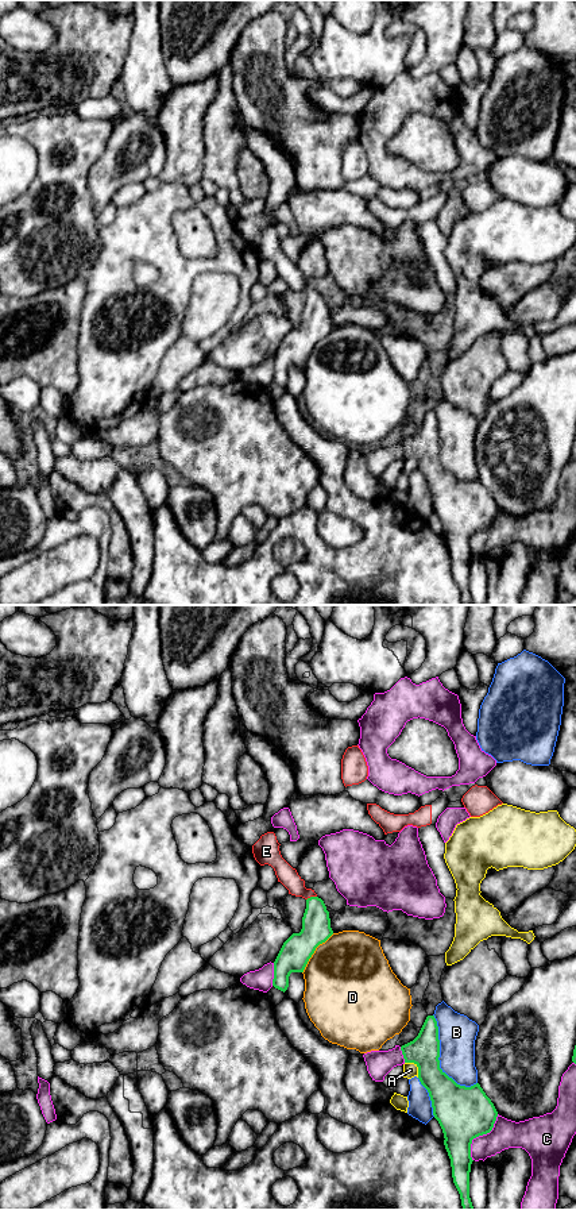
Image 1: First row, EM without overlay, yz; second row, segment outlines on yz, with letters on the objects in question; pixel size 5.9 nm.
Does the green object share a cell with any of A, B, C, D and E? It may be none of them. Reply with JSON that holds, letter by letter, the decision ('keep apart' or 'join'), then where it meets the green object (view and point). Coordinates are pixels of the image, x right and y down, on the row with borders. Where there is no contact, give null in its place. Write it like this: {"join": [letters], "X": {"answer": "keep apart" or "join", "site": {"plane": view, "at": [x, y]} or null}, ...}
{"join": ["E"], "A": {"answer": "keep apart", "site": {"plane": "yz", "at": [417, 1066]}}, "B": {"answer": "keep apart", "site": {"plane": "yz", "at": [437, 1059]}}, "C": {"answer": "keep apart", "site": {"plane": "yz", "at": [479, 1135]}}, "D": {"answer": "keep apart", "site": {"plane": "yz", "at": [313, 952]}}, "E": {"answer": "join", "site": {"plane": "yz", "at": [310, 897]}}}

